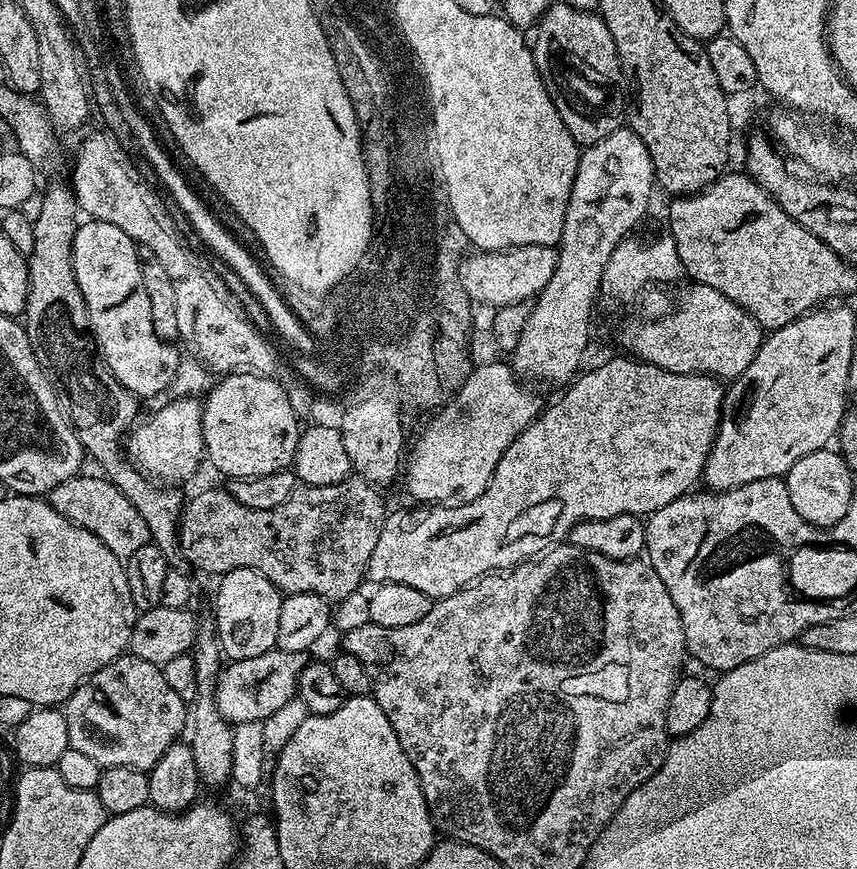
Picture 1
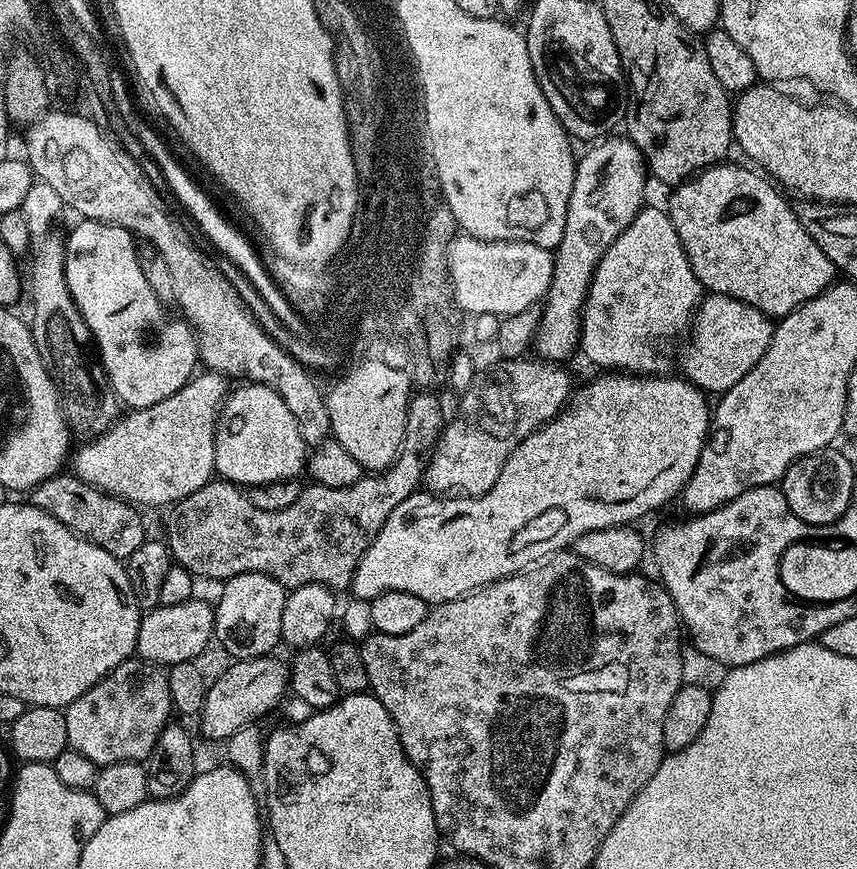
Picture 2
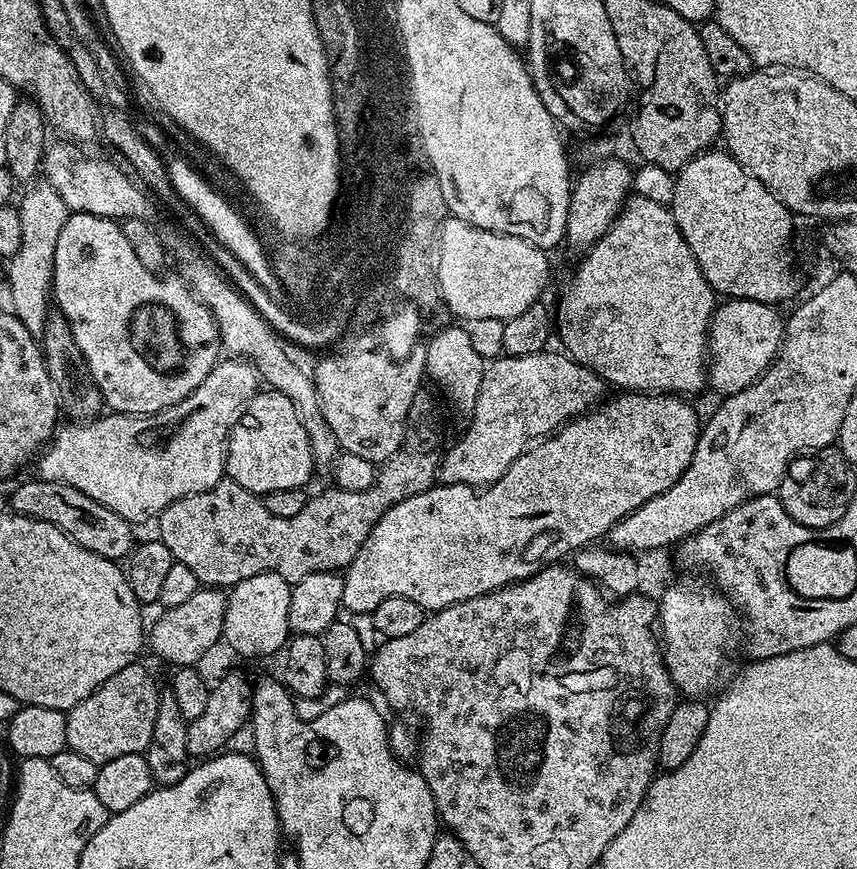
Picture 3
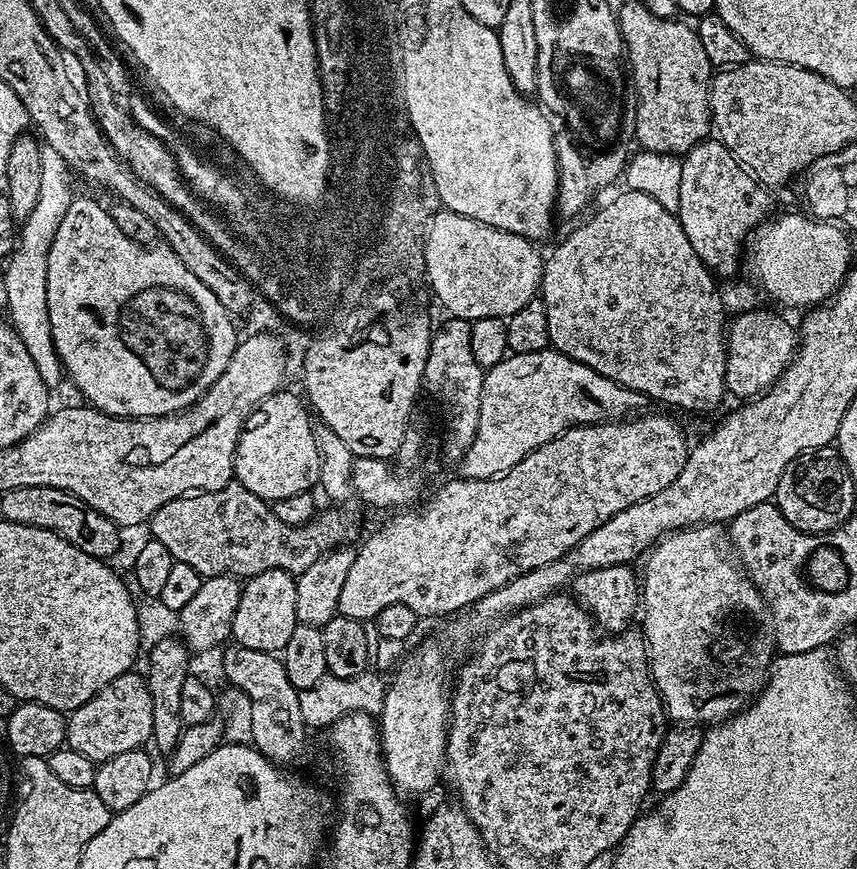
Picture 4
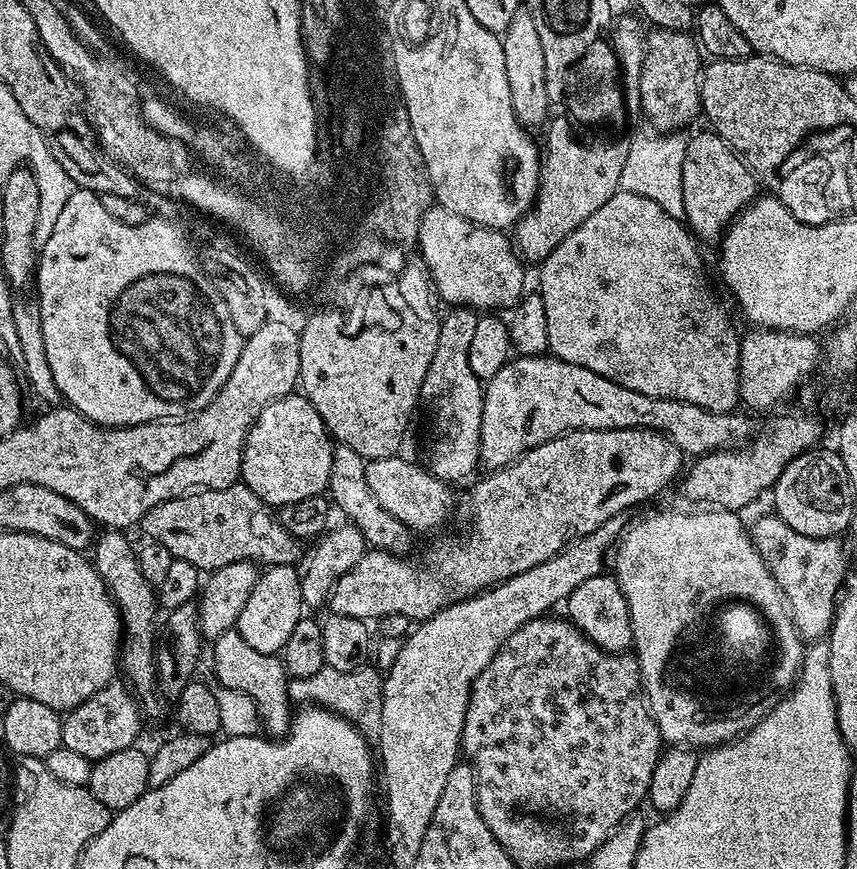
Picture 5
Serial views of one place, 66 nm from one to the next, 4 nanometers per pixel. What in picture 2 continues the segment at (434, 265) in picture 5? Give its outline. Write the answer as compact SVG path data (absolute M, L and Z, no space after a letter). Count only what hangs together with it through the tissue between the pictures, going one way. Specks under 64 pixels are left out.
M460 234L453 239L448 246L448 279L452 281L452 299L456 301L457 309L461 313L469 312L469 317L480 316L482 314L492 314L498 317L506 317L510 314L518 314L518 310L526 310L526 306L540 304L547 297L548 287L554 274L554 256L551 251L542 246L538 246L532 240L479 240L467 234Z

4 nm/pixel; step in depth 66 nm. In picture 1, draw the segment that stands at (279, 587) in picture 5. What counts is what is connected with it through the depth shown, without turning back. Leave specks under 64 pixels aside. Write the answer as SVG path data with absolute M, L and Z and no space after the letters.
M239 568L223 573L216 588L216 638L220 641L220 651L229 661L242 658L258 658L276 647L278 638L278 617L282 593L262 574L249 568Z

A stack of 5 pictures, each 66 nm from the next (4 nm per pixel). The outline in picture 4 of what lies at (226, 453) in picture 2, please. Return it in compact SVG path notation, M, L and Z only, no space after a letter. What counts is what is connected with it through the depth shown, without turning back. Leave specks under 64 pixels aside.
M288 391L275 392L249 414L234 454L235 483L246 486L250 494L258 494L258 498L269 502L312 492L320 483L320 455L314 438L313 417L305 401Z

